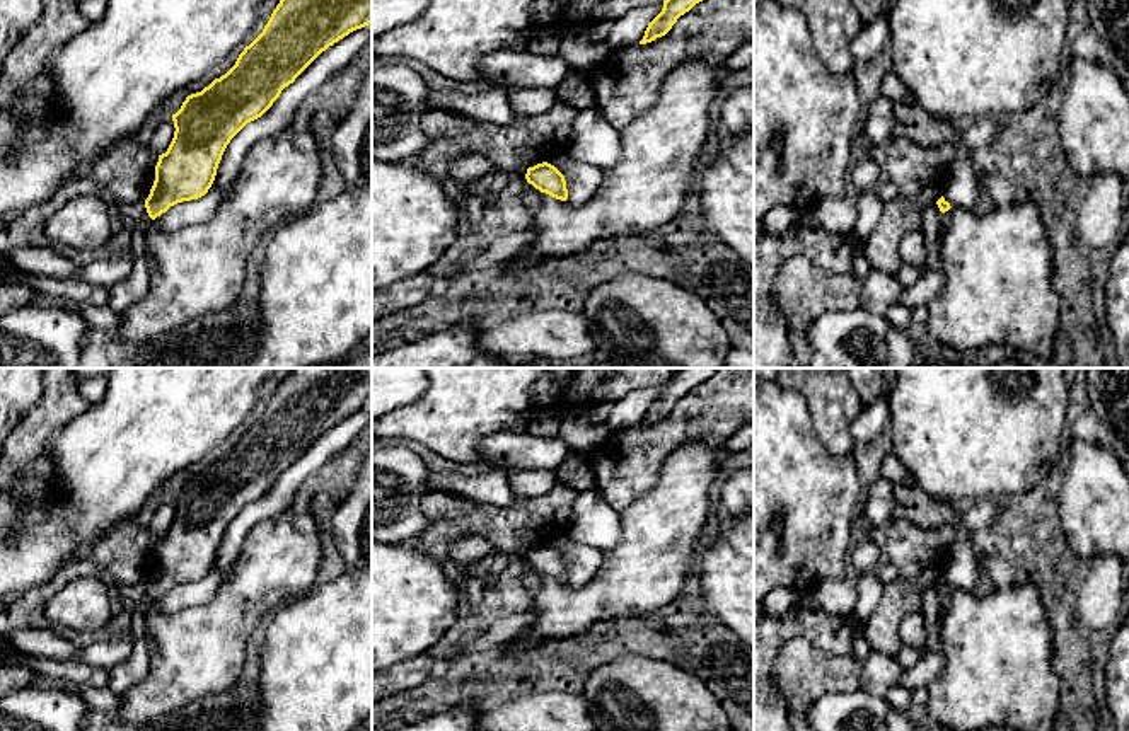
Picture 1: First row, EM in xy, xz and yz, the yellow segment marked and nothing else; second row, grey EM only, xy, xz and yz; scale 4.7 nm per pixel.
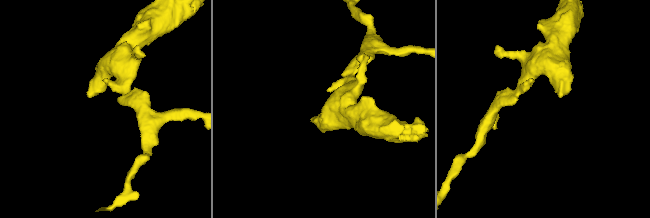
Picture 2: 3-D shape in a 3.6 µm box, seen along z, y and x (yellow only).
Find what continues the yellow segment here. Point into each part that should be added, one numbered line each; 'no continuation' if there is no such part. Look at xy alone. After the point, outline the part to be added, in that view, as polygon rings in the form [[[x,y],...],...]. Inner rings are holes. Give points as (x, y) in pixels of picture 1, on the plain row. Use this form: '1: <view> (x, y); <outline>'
no continuation

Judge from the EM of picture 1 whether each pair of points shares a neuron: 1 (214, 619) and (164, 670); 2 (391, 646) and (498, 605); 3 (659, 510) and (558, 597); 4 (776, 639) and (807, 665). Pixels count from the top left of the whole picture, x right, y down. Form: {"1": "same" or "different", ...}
{"1": "same", "2": "different", "3": "same", "4": "different"}

